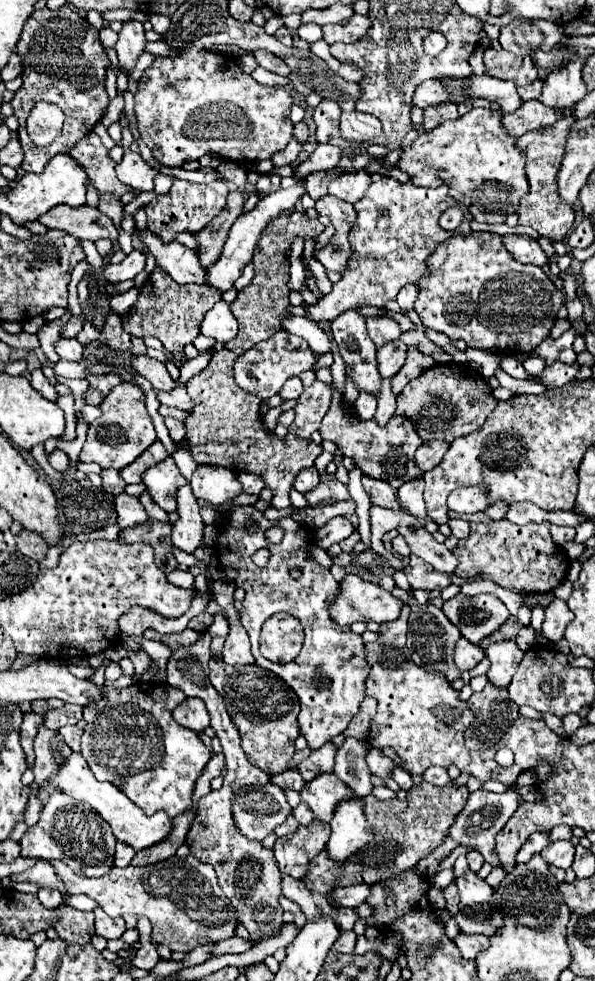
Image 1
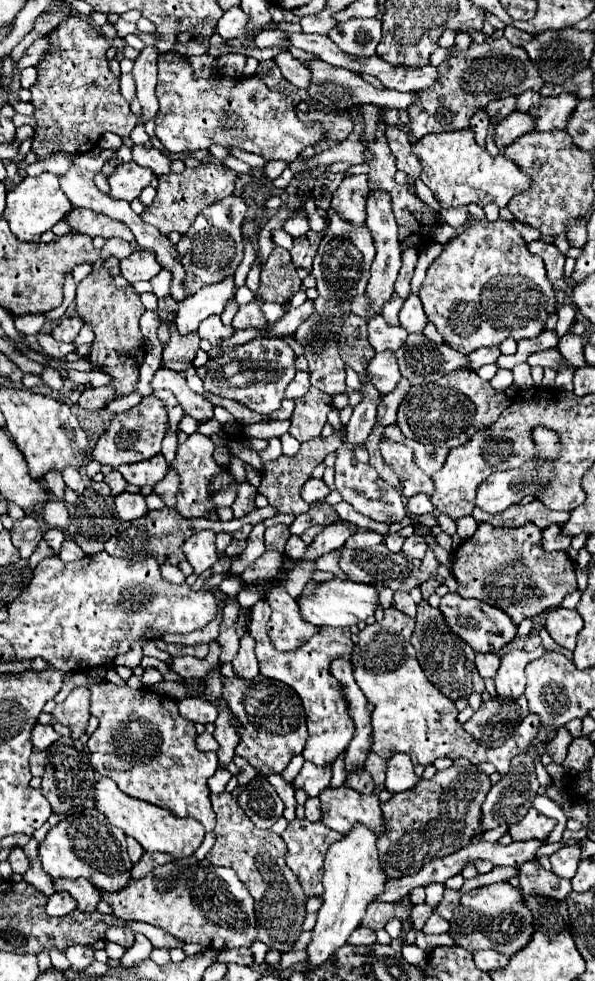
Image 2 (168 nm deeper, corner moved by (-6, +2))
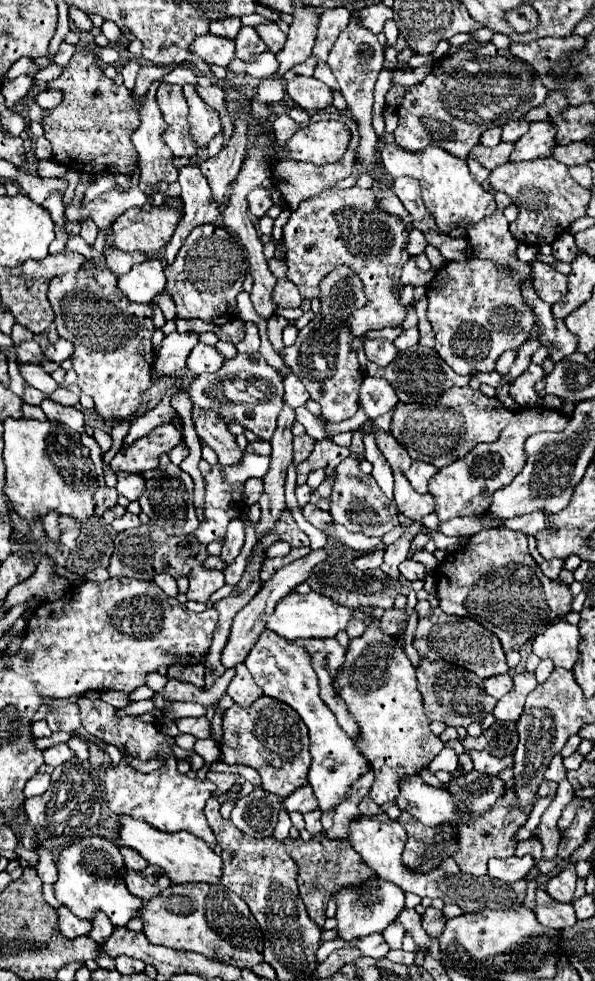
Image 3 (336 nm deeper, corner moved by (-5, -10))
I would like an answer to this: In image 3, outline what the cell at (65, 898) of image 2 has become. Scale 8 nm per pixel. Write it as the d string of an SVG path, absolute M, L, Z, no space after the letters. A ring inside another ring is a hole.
M60 906L60 908L58 908L58 930L60 930L62 936L66 936L66 938L84 936L84 934L90 932L90 922L74 916L66 906Z

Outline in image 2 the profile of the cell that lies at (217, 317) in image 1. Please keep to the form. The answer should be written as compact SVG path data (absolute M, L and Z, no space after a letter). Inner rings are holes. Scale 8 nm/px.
M209 316L209 318L203 320L203 324L199 326L197 334L199 334L201 340L209 340L211 346L217 348L217 346L221 346L221 342L223 342L225 338L229 338L229 336L233 334L233 330L235 330L235 328L233 328L233 326L225 326L219 316Z

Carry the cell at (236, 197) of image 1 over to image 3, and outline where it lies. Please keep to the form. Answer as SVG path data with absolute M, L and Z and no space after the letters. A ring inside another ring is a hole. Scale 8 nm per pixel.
M202 224L194 228L176 260L164 268L166 292L172 296L180 318L200 318L210 324L226 324L236 318L236 296L244 284L246 256L238 240L224 228Z

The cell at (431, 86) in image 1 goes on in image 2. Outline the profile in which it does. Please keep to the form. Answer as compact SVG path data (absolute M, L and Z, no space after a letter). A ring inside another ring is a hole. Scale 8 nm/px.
M313 60L313 62L303 62L311 72L311 86L307 88L309 96L317 102L321 102L323 106L337 106L337 108L351 108L353 104L375 104L379 108L389 106L389 108L399 108L405 110L409 104L413 104L417 100L415 92L397 92L397 90L377 90L371 84L367 84L365 80L361 80L355 72L345 70L345 68L335 68L323 60Z

